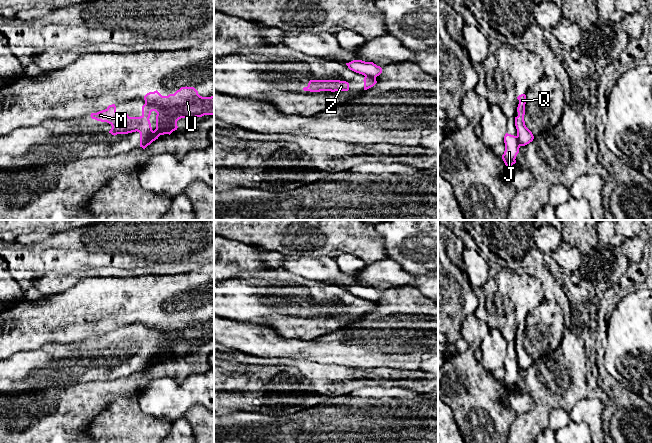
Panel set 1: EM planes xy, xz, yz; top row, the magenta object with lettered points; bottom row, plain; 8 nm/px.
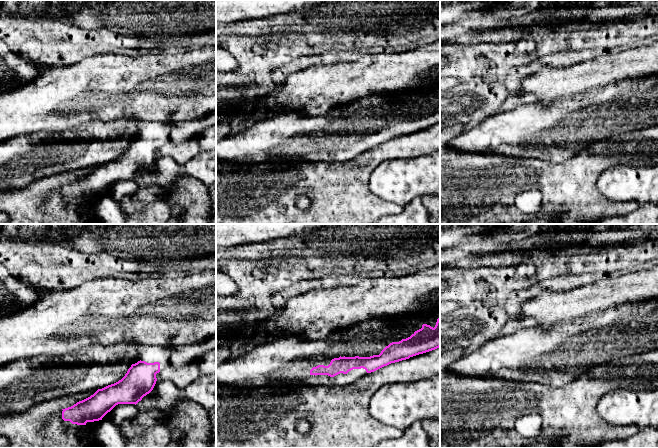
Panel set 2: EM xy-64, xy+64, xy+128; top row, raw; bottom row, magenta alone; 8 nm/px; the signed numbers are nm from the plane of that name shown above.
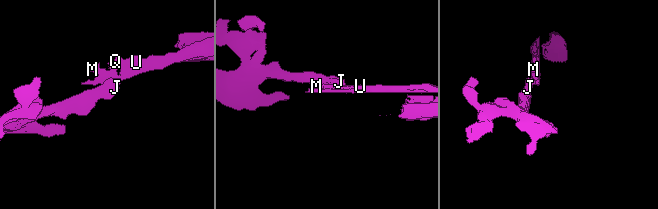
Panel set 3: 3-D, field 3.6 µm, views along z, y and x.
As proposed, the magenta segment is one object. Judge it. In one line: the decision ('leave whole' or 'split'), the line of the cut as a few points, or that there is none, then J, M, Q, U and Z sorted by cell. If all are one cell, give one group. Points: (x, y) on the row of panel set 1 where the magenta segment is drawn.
split; cut in xz along (365, 75), (375, 78); J / M Q U Z

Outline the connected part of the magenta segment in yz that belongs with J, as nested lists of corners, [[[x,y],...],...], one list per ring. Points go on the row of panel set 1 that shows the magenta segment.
[[[506,133],[504,136],[505,151],[502,155],[502,159],[505,165],[510,168],[516,163],[516,156],[519,153],[520,144],[517,136]]]

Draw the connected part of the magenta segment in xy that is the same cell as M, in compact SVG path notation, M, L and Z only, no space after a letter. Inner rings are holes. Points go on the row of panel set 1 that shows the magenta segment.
M181 87L174 94L162 96L157 90L149 92L144 96L145 104L142 106L140 117L129 117L127 113L117 113L115 104L109 105L105 110L91 113L91 118L101 122L109 123L112 128L109 131L112 135L128 134L132 132L140 133L140 147L150 141L155 141L160 135L171 134L177 130L177 121L181 118L193 119L204 115L214 115L214 96L202 97L194 87ZM155 111L156 129L153 131L150 123L151 112Z

